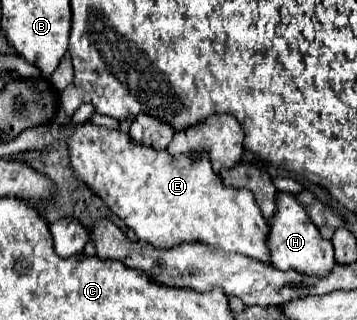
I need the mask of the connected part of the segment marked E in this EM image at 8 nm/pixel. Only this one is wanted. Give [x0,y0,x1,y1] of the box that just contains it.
[68,121,270,263]

